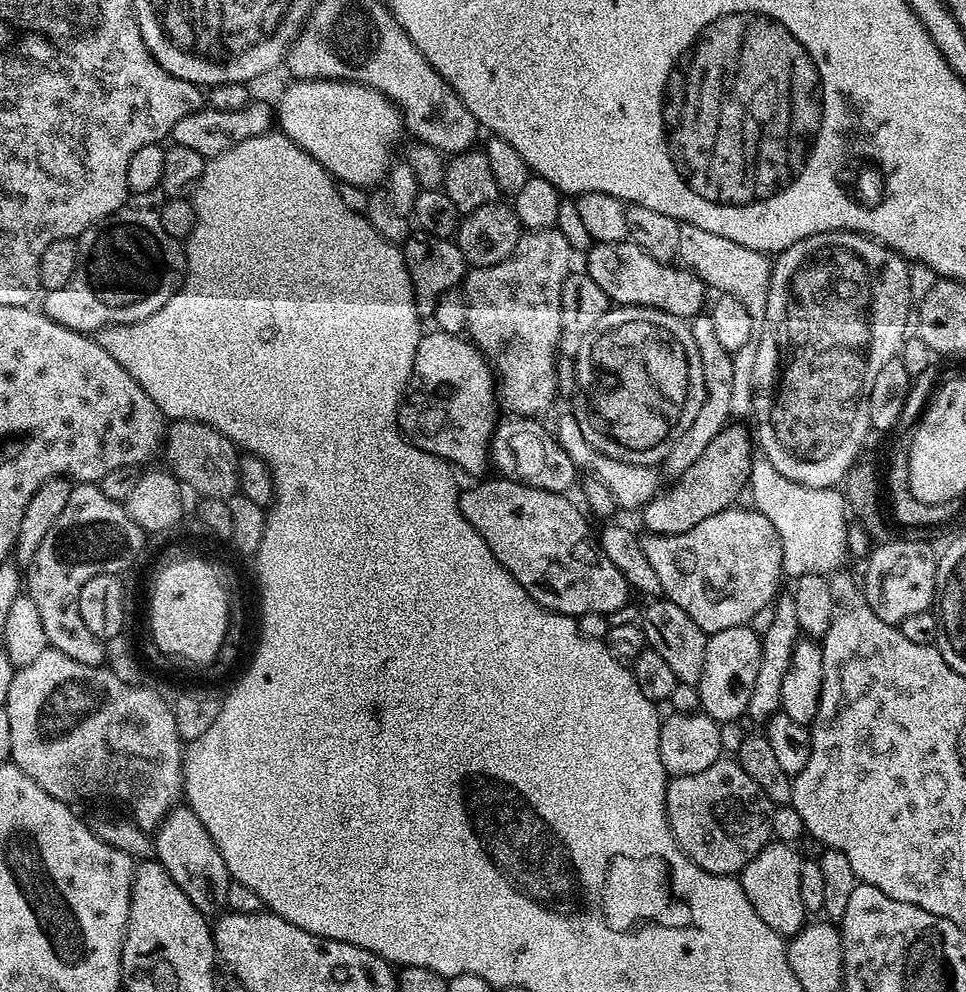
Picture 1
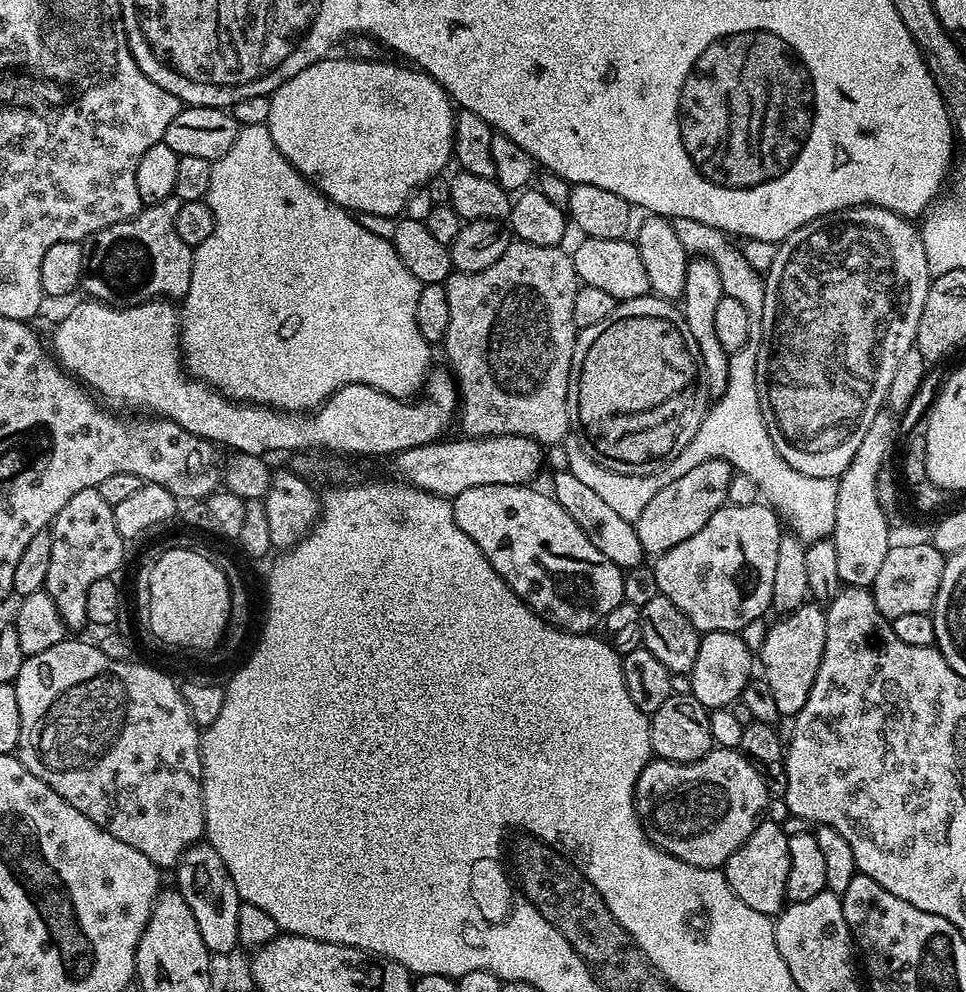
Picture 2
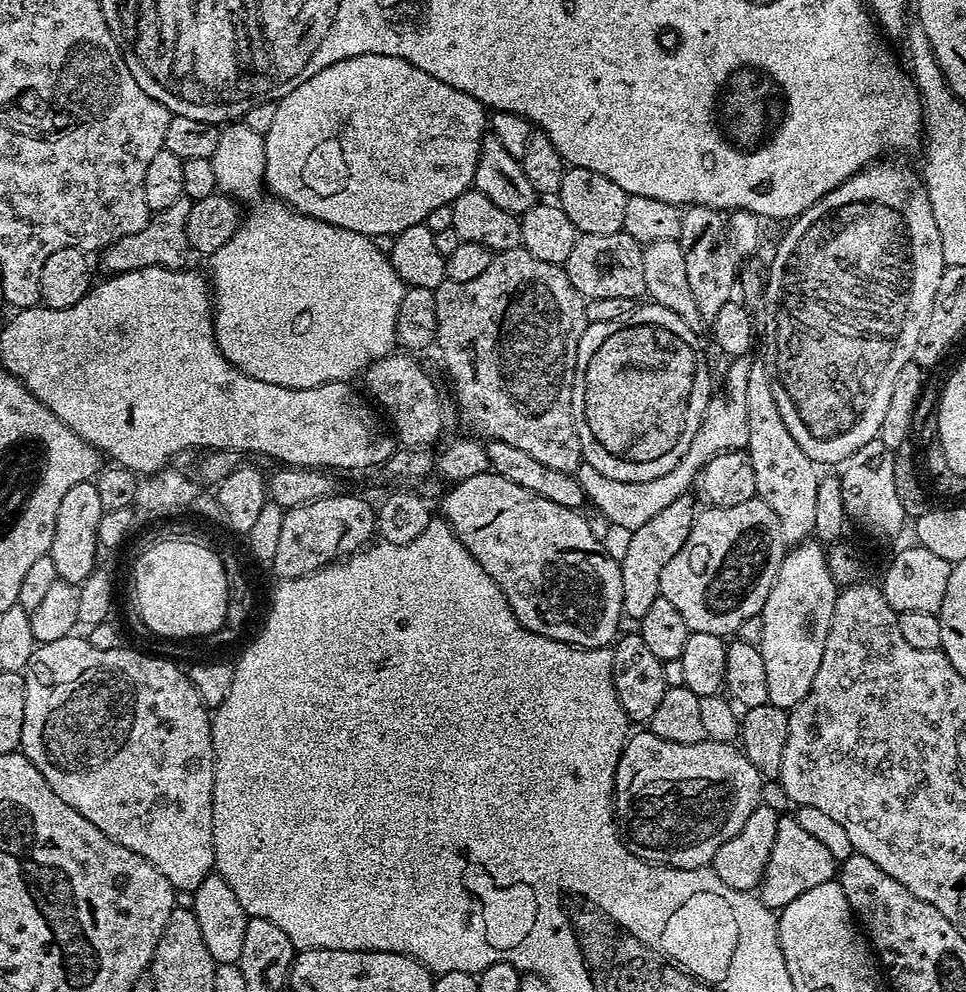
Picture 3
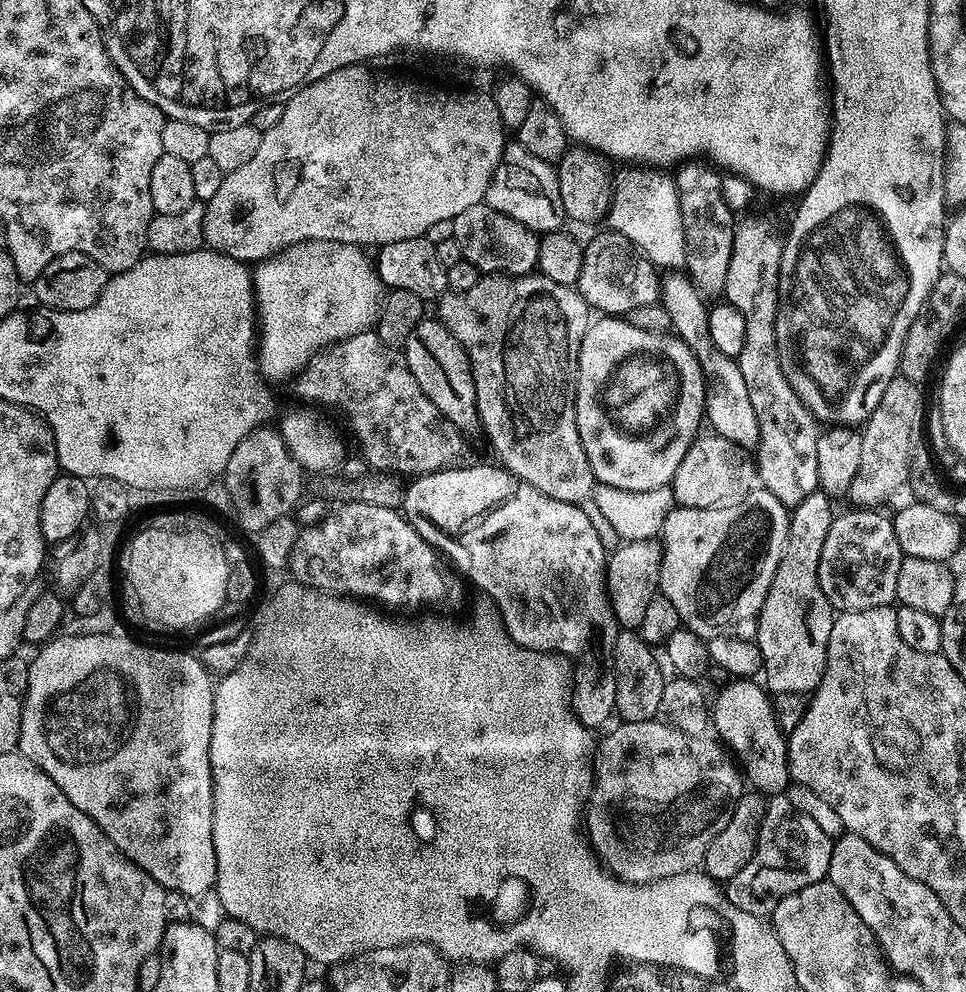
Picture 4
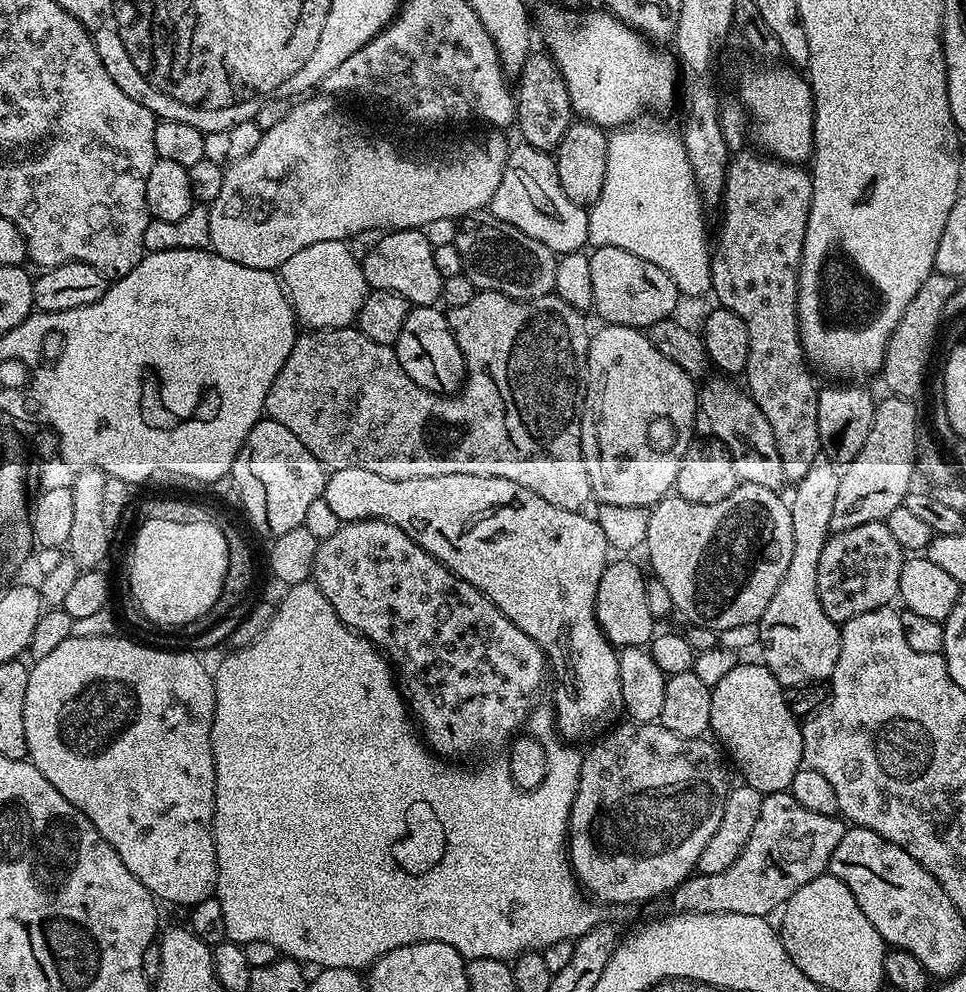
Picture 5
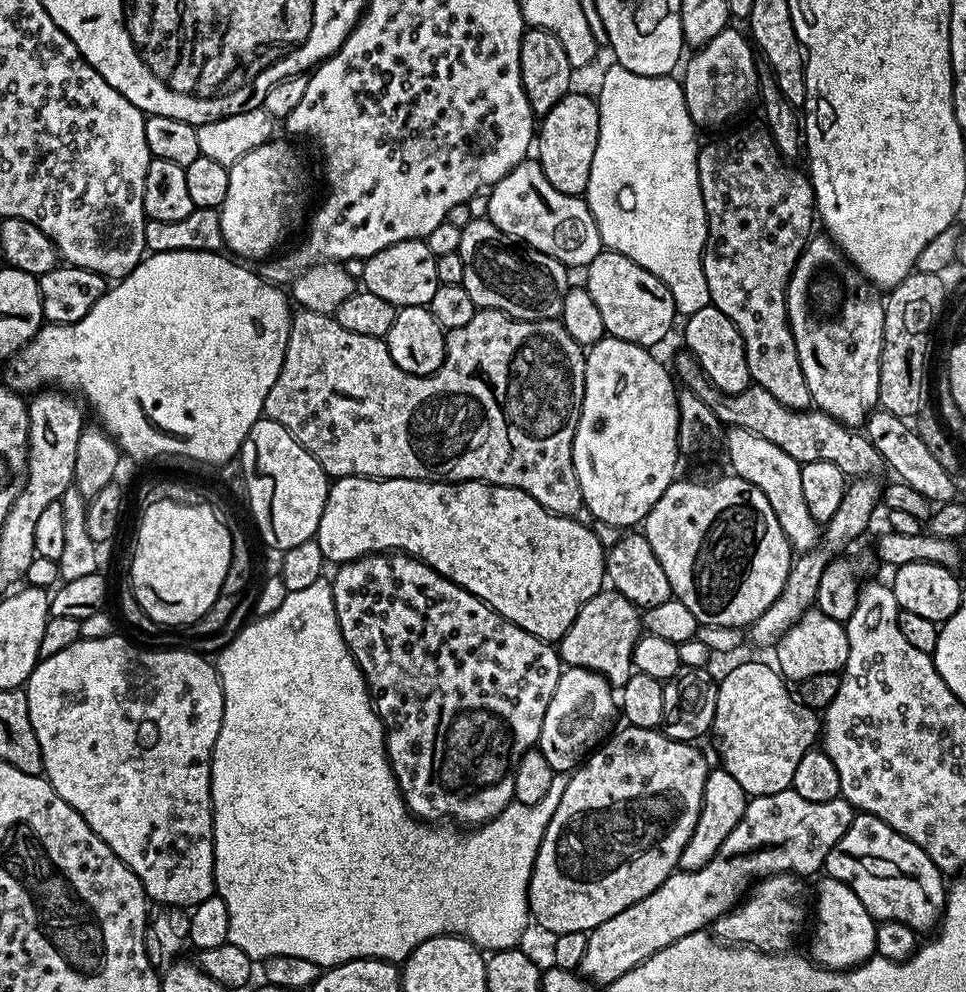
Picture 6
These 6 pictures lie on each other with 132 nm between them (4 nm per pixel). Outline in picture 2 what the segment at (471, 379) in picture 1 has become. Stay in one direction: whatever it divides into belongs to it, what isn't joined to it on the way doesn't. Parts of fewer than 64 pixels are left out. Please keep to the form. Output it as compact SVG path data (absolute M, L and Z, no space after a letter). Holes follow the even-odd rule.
M84 298L56 324L52 332L50 351L57 364L76 377L85 388L91 390L109 409L141 408L141 413L173 420L178 426L190 430L201 440L210 440L232 452L245 452L251 456L264 456L268 452L299 453L301 450L329 448L332 454L353 452L356 456L389 456L412 447L432 444L445 435L458 412L457 382L451 371L429 371L424 381L422 395L411 402L384 402L388 404L364 404L366 389L363 384L347 384L336 389L319 408L311 412L282 412L266 404L246 404L229 400L227 396L208 387L203 380L190 378L180 350L180 317L175 303L164 298L142 300L134 304L113 306L100 300Z

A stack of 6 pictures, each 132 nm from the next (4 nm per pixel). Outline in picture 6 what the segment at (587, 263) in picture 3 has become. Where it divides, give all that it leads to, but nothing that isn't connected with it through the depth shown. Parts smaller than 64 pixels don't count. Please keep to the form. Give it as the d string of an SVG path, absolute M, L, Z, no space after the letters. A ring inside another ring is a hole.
M602 250L594 262L586 265L587 272L586 287L598 306L598 314L602 314L602 326L607 335L649 350L667 338L672 323L678 320L678 313L670 290L666 290L664 283L654 278L650 270L642 270L638 262L630 262L630 258L622 254Z

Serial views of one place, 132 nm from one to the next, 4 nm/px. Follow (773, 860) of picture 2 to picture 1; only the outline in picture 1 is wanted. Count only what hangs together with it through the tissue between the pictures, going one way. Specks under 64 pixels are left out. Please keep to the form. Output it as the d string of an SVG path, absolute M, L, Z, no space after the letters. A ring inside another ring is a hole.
M770 842L738 874L738 879L750 906L758 918L785 938L797 936L804 929L806 913L802 906L801 879L804 860L791 843Z

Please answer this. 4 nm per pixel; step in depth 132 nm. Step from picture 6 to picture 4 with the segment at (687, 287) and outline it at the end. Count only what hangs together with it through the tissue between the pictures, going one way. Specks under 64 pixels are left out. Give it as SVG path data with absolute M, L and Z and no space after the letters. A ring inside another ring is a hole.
M632 166L629 169L629 172L615 177L612 205L606 217L607 227L625 236L657 269L673 269L682 260L676 181L671 175L646 166Z

